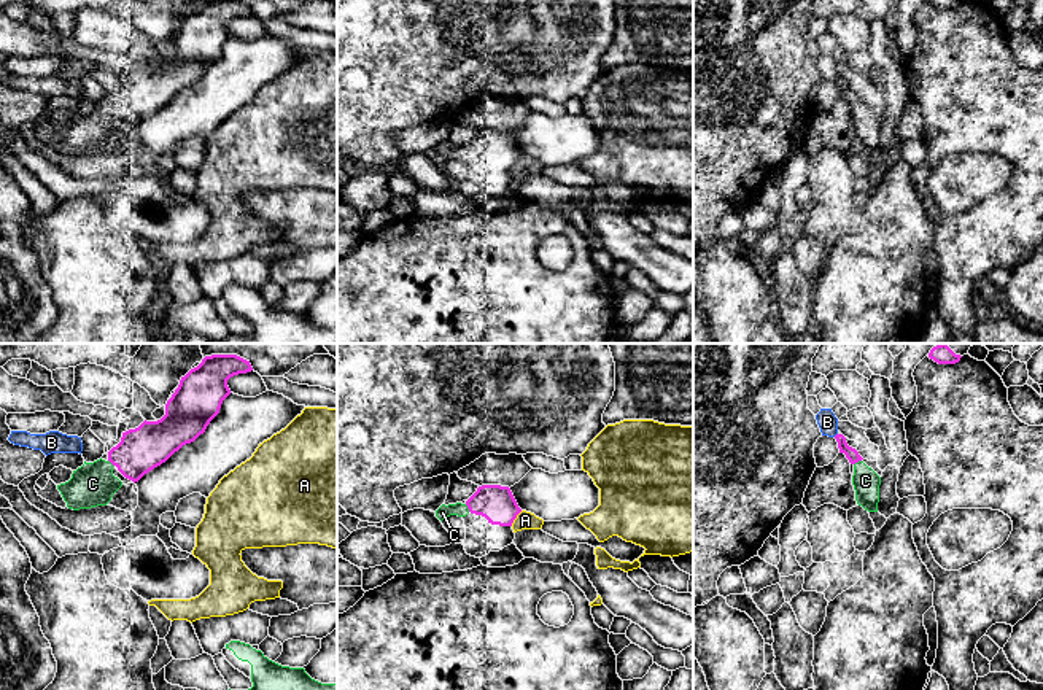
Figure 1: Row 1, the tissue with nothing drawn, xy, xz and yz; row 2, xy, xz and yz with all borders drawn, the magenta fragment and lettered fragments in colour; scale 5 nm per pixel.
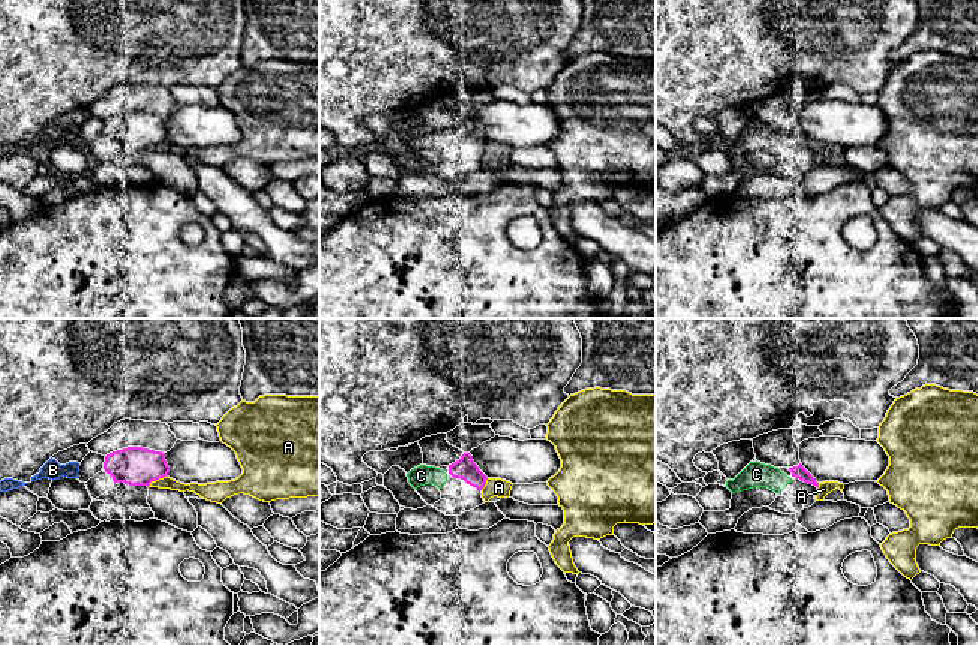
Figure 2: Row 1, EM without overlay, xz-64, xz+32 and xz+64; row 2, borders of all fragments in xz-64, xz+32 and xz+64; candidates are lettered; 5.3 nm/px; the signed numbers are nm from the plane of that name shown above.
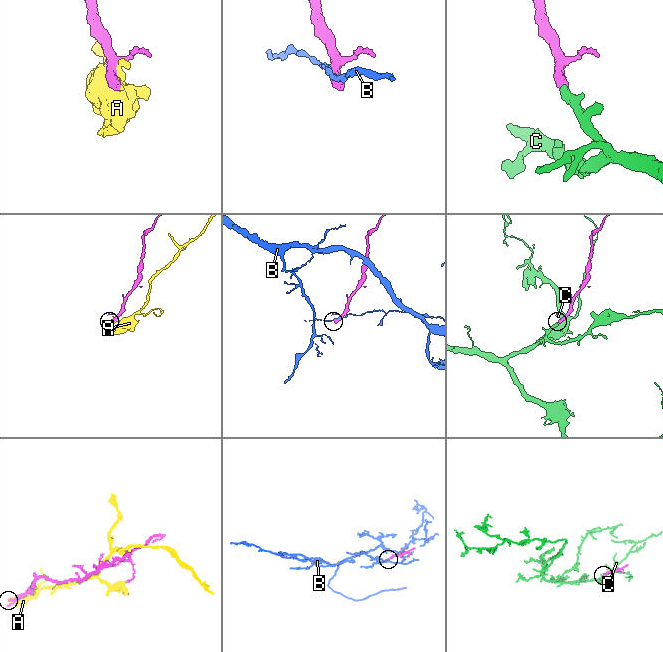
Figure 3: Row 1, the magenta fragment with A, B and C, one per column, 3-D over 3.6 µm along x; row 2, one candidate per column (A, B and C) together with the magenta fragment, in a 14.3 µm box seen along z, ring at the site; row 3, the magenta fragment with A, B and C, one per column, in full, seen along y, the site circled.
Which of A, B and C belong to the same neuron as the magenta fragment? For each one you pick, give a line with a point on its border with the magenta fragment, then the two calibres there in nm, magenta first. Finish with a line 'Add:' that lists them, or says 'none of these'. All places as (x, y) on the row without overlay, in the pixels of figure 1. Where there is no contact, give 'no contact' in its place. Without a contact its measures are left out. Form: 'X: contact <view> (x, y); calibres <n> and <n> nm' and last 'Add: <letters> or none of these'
C: contact xz (468, 151); calibres 180 and 70 nm
Add: C

